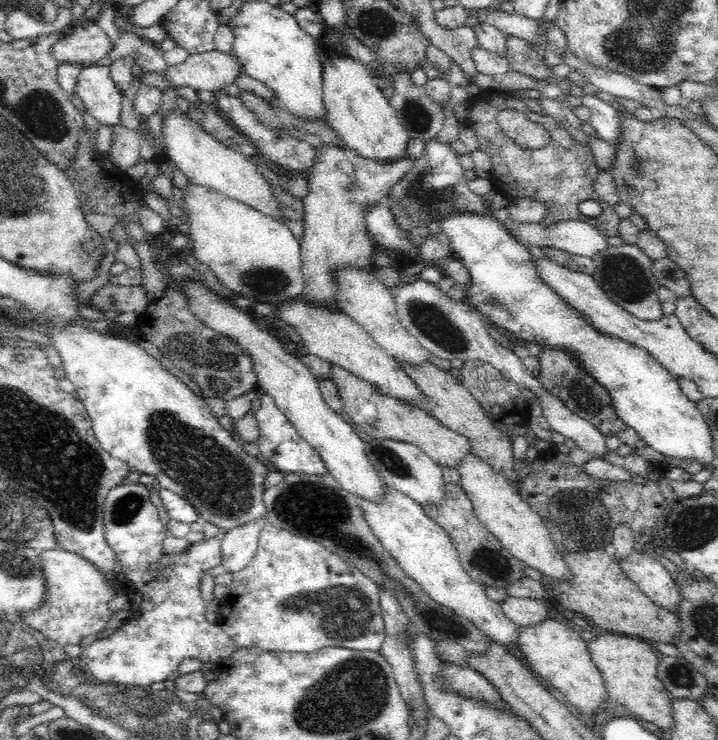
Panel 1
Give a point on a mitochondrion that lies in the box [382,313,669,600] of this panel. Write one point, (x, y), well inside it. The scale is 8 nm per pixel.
(566, 503)

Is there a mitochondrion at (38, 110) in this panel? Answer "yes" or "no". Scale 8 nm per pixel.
yes

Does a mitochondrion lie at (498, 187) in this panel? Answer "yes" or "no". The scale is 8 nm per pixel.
no

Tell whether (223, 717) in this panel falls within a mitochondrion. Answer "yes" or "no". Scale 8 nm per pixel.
no

